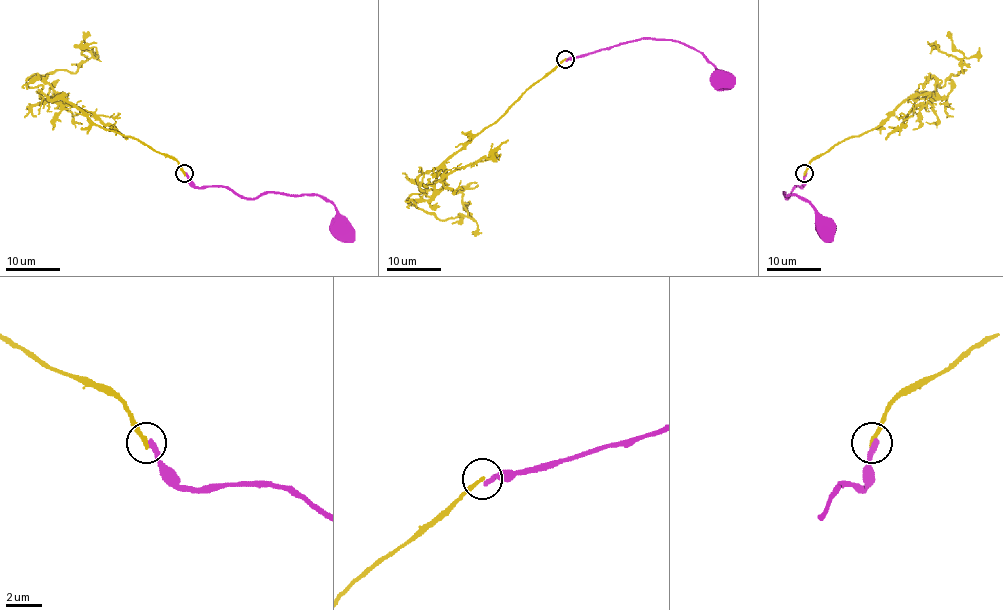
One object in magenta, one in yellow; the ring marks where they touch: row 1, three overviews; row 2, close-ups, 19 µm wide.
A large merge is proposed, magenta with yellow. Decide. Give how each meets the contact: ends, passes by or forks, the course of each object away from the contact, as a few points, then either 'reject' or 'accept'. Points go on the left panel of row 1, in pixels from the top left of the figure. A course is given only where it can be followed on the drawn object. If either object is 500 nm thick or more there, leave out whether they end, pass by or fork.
magenta ends | yellow ends | magenta via (185, 174), (195, 186), (224, 186), (247, 198), (258, 198), (267, 193), (319, 194), (336, 210), (338, 227) | yellow via (185, 174), (174, 159), (26, 83), (75, 72), (87, 60), (83, 48), (97, 53) | reject

